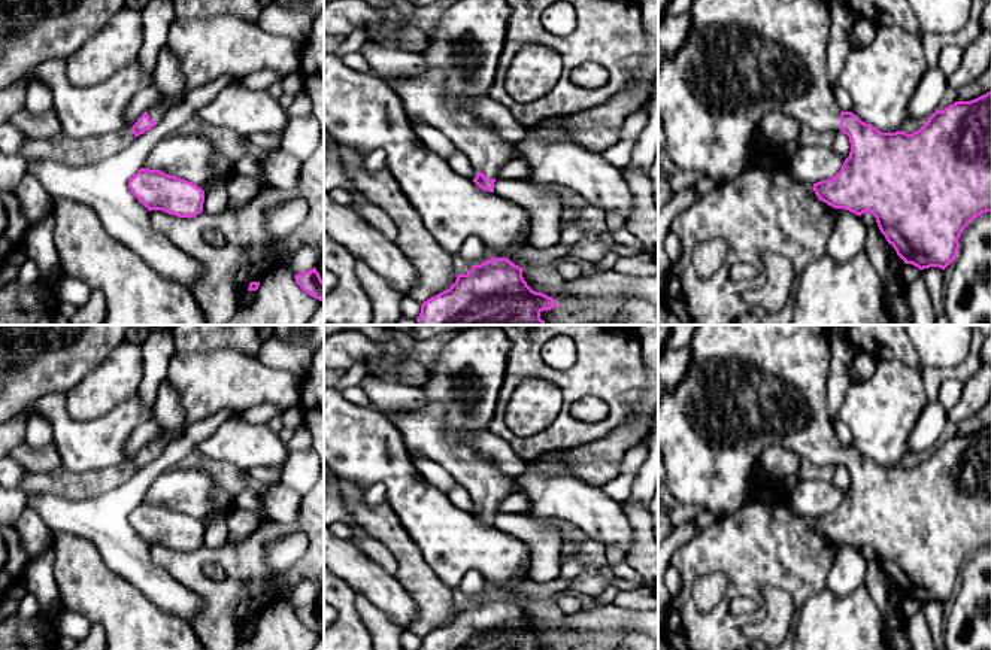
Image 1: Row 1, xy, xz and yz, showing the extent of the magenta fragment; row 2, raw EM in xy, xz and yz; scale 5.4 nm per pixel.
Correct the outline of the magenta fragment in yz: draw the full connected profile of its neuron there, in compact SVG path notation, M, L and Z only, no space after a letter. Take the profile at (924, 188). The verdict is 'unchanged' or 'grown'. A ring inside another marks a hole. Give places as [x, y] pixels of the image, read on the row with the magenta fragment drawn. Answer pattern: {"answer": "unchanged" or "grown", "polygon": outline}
{"answer": "grown", "polygon": "M693 0L690 9L691 30L684 46L670 60L658 66L658 116L664 128L664 146L673 161L675 168L685 173L701 171L716 185L736 177L751 161L749 137L758 130L761 119L770 112L781 112L793 116L803 128L816 133L839 130L849 137L851 152L840 171L827 180L813 183L816 197L834 209L845 209L858 216L869 212L876 218L881 233L895 249L904 264L912 264L919 270L939 267L945 270L957 256L958 239L963 230L979 215L991 212L991 91L970 101L955 101L943 110L936 110L928 121L915 133L904 131L882 133L872 124L863 122L852 112L842 112L834 101L833 86L827 73L827 48L830 42L831 15L827 0Z"}

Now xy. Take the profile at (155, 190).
{"answer": "unchanged", "polygon": "M142 167L128 180L128 189L149 212L163 210L179 218L196 218L203 212L201 188L160 170Z"}

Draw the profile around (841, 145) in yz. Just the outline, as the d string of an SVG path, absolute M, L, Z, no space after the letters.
M837 131L834 142L833 142L833 151L843 158L843 161L849 157L851 152L851 143L849 137L843 131Z

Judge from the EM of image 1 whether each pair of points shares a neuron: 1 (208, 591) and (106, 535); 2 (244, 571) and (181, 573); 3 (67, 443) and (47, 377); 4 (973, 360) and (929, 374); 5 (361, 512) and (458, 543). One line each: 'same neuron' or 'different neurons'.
1: different neurons
2: same neuron
3: different neurons
4: same neuron
5: different neurons

